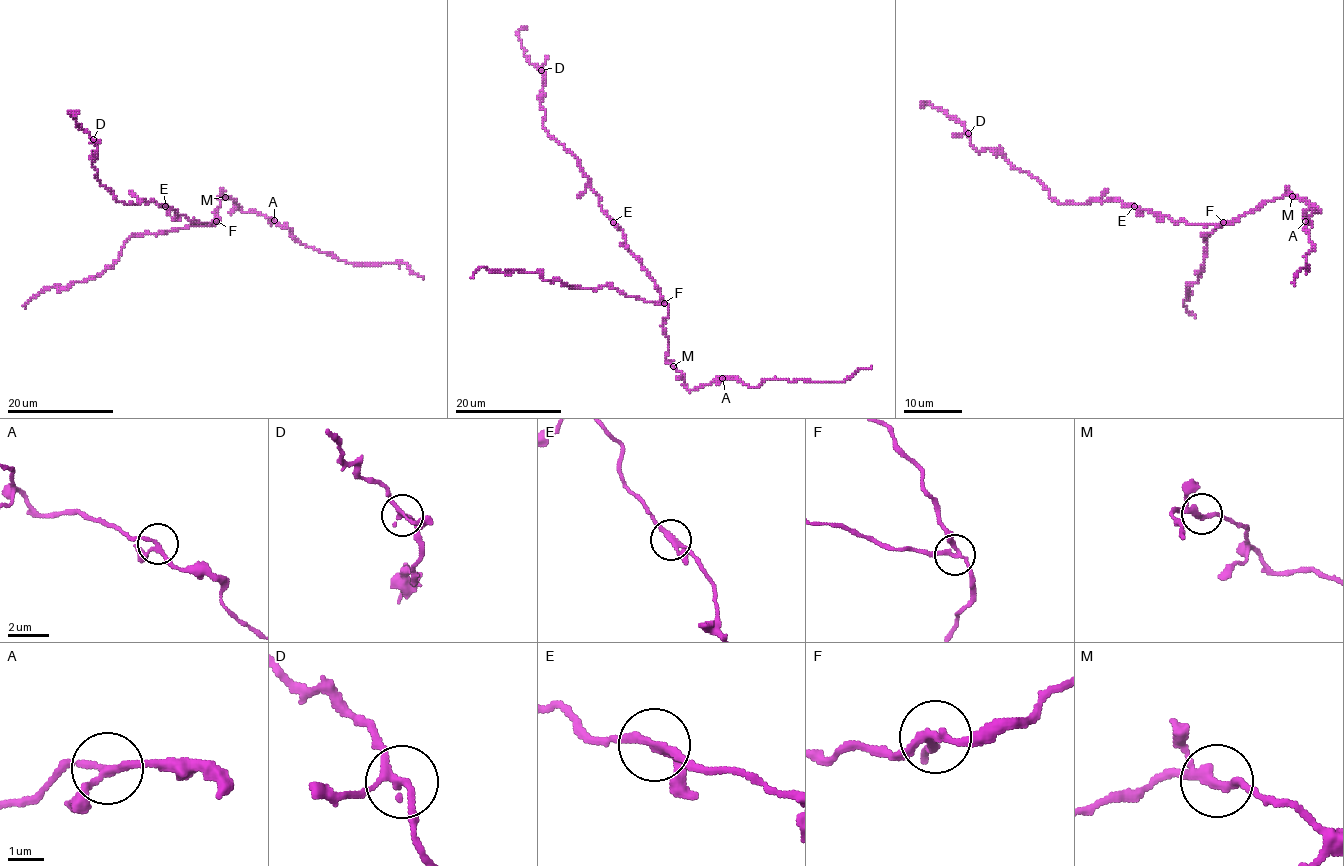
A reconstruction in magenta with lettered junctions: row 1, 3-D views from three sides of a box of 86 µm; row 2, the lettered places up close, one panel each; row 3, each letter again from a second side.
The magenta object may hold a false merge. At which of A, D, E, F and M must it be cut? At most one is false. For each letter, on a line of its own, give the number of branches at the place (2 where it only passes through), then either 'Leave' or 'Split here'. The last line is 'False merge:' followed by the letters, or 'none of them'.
A: Branches: 3. Leave
D: Branches: 3. Leave
E: Branches: 3. Leave
F: Branches: 3. Split here
M: Branches: 3. Leave
False merge: F

